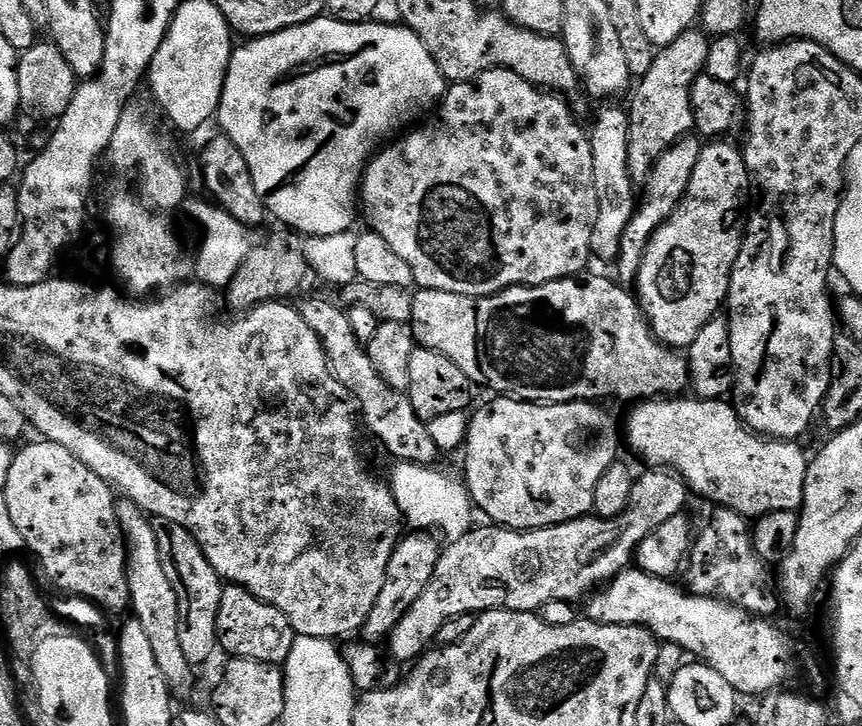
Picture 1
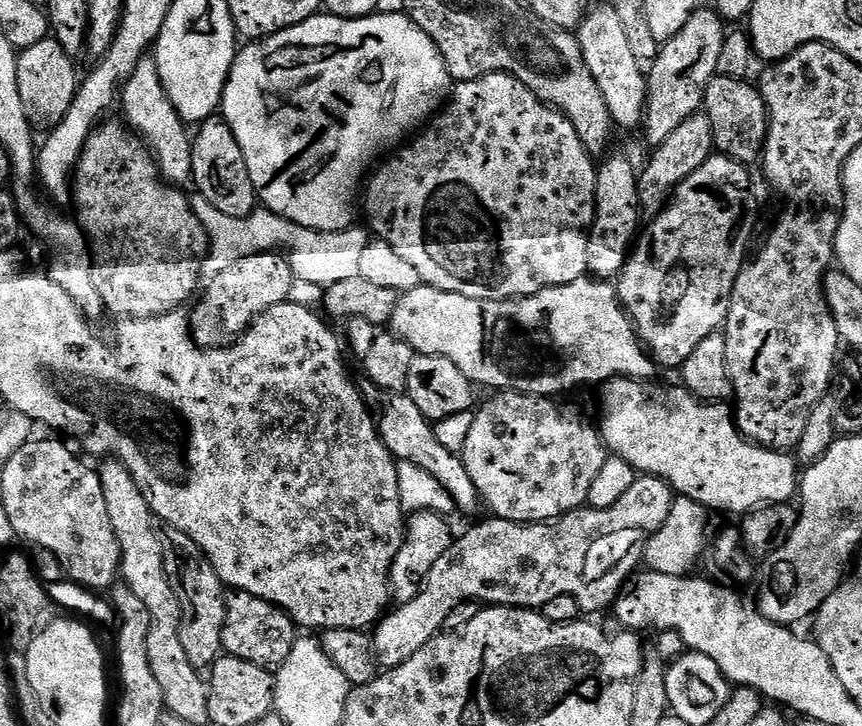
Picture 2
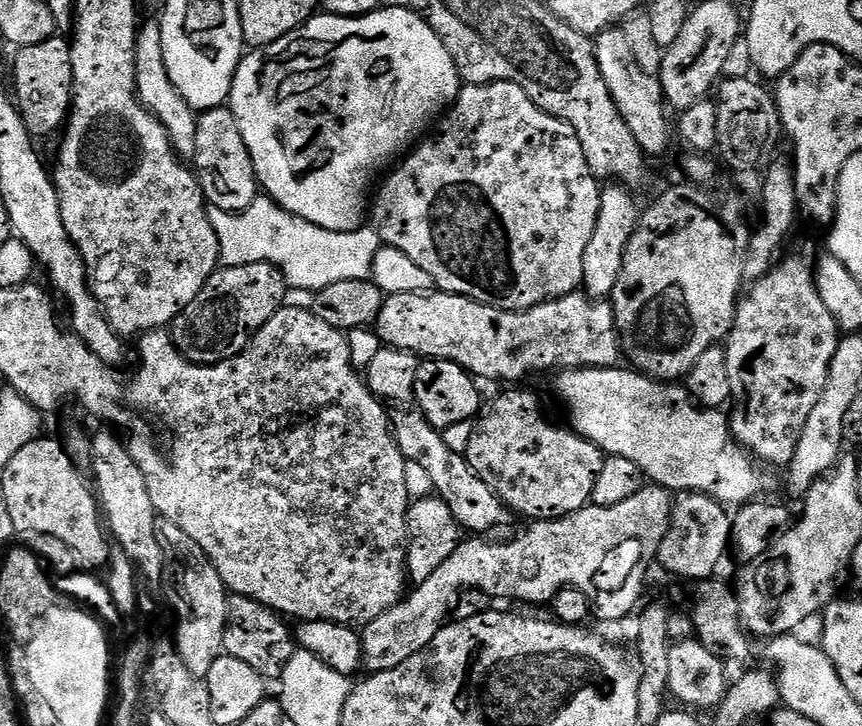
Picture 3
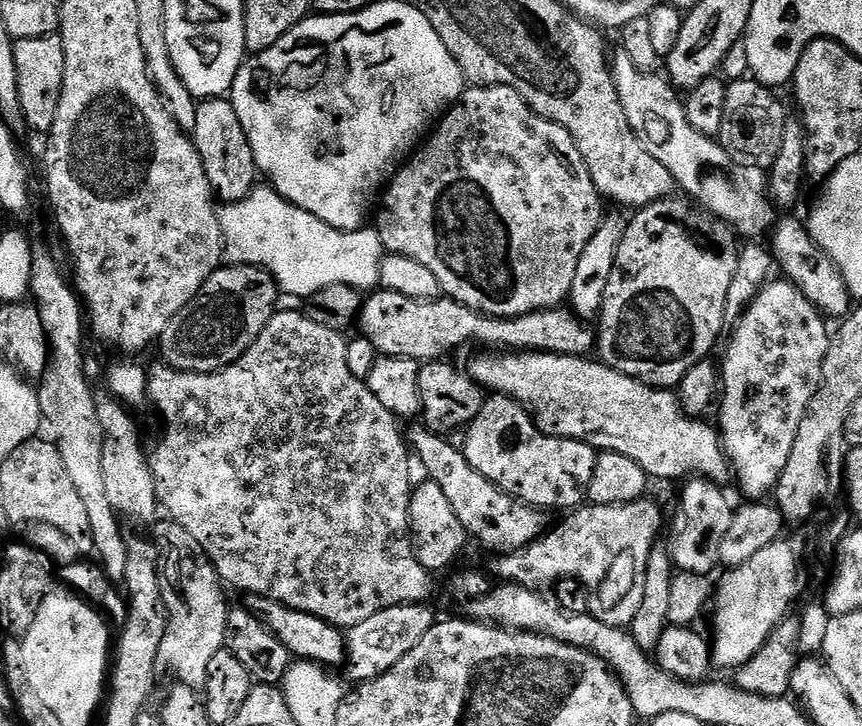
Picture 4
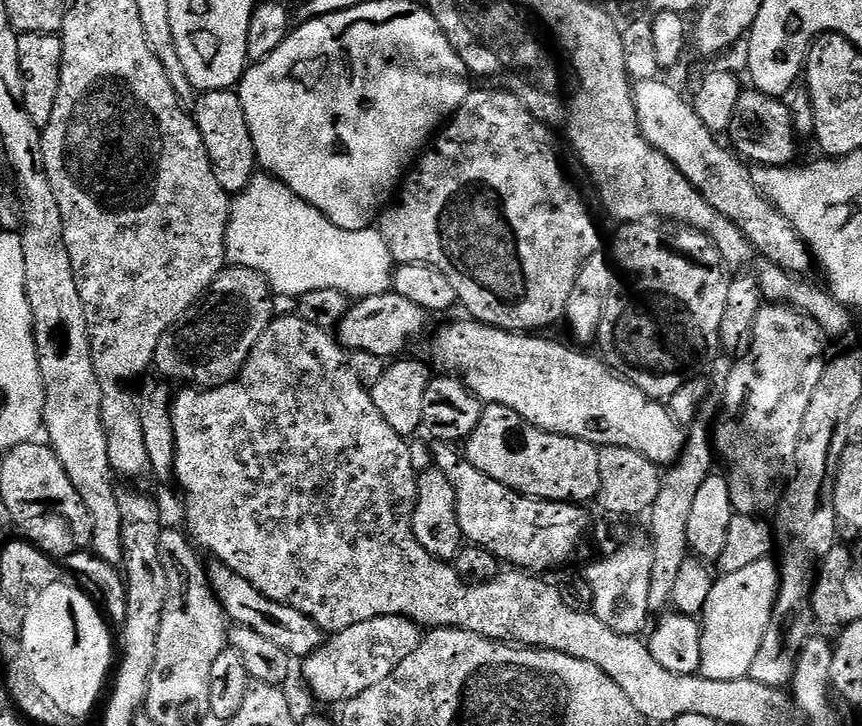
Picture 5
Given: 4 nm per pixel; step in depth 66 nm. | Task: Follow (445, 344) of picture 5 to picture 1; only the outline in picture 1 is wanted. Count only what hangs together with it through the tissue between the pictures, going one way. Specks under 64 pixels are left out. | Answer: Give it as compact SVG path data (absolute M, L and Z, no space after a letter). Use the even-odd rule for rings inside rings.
M655 398L645 399L643 402L637 403L636 408L628 416L628 444L648 463L648 466L663 466L665 469L679 472L680 477L684 479L685 484L693 493L696 492L700 496L705 496L708 500L713 500L713 505L729 508L740 513L745 518L759 518L768 512L774 510L790 510L796 512L804 503L804 487L806 486L806 474L808 473L809 453L804 453L799 443L791 440L773 440L763 436L757 436L756 433L748 431L744 423L740 420L740 416L736 413L735 407L727 399L722 400L702 400L699 398L691 398L692 400L684 400L686 398Z

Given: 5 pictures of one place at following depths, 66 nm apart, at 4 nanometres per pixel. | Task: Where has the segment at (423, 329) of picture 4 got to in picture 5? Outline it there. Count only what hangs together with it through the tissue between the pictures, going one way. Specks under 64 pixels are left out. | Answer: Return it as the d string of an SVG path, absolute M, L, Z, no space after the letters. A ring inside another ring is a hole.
M394 290L357 299L340 323L338 329L340 347L354 352L366 350L366 354L396 358L403 353L400 351L423 330L427 320L430 320L429 313L414 306L414 302L402 298Z

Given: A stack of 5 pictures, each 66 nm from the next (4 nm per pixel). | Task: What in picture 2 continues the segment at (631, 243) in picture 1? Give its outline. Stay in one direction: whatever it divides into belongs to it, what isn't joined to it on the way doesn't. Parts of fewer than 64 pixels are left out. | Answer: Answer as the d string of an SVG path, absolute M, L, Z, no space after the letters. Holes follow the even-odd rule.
M703 110L686 118L686 122L681 122L666 137L666 142L657 144L651 149L652 157L637 177L641 209L648 214L659 212L667 204L677 185L681 184L690 174L694 174L698 166L702 166L713 156L715 146L714 132L710 130L710 118Z

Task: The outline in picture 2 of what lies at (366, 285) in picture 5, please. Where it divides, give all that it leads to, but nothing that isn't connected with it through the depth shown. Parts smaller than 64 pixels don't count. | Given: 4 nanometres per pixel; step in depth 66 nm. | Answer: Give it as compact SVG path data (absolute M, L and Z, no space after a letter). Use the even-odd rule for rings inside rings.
M205 203L202 219L208 234L209 248L201 275L208 280L242 258L252 257L260 252L283 250L289 257L292 275L297 281L325 288L334 282L358 276L359 259L362 258L365 246L370 243L369 231L364 231L359 226L353 226L344 232L314 231L298 226L292 220L282 219L280 215L265 208L256 208L248 217L238 218L227 217L218 208Z

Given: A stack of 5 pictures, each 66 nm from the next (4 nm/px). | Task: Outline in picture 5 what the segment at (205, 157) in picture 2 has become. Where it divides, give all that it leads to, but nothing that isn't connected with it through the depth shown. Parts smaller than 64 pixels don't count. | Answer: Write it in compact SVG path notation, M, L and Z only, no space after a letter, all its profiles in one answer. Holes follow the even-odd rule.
M223 88L213 92L200 92L191 105L190 115L202 134L202 142L206 142L206 154L214 166L219 185L229 194L241 193L257 174L258 161L239 91Z

